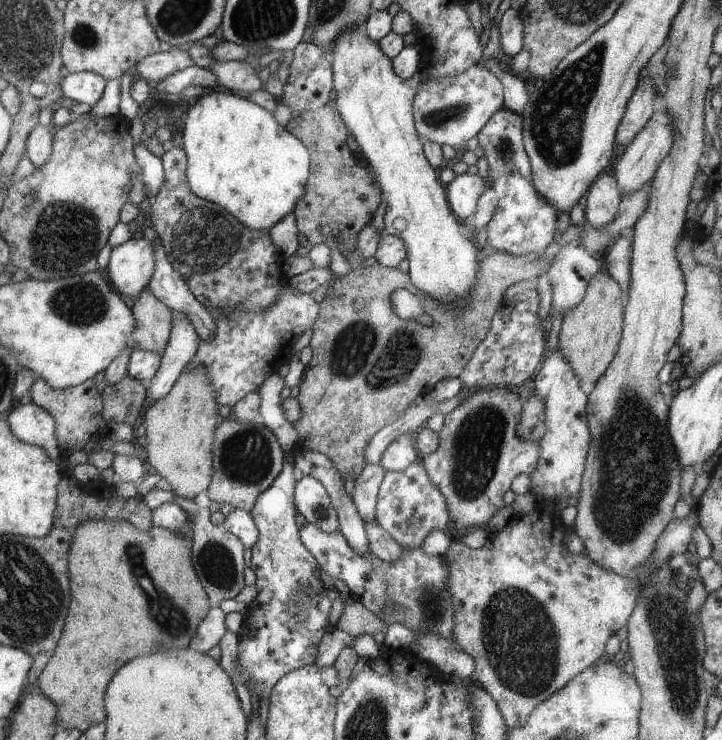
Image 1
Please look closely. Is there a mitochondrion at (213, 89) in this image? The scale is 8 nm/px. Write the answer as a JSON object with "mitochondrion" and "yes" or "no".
{"mitochondrion":"no"}

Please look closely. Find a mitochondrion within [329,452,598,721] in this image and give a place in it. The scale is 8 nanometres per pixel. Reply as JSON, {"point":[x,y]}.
{"point":[520,641]}

